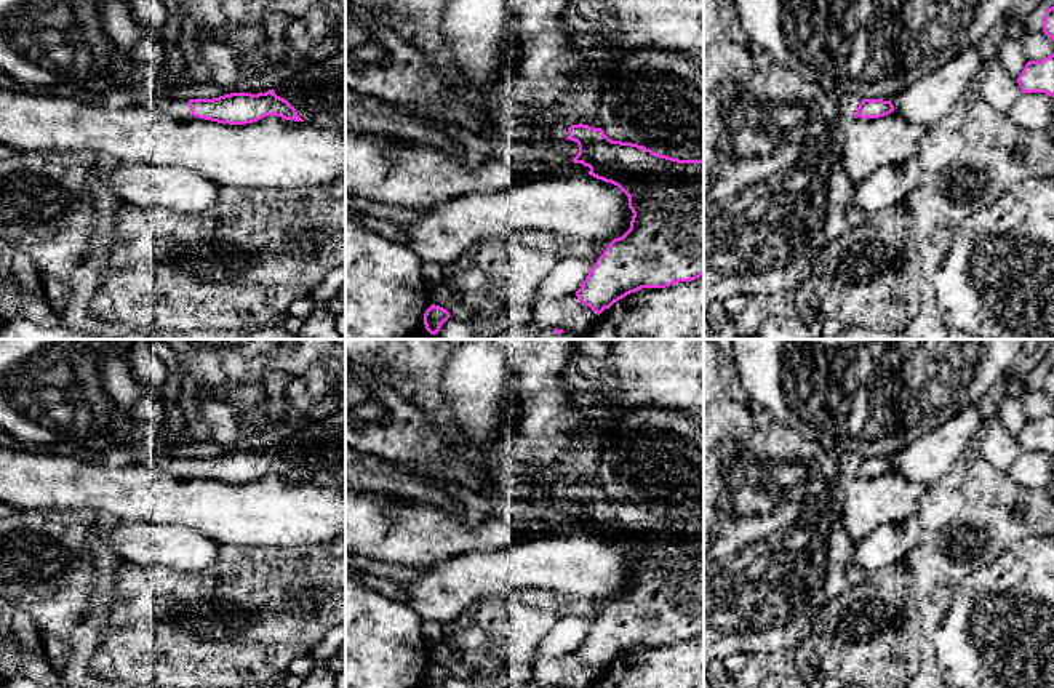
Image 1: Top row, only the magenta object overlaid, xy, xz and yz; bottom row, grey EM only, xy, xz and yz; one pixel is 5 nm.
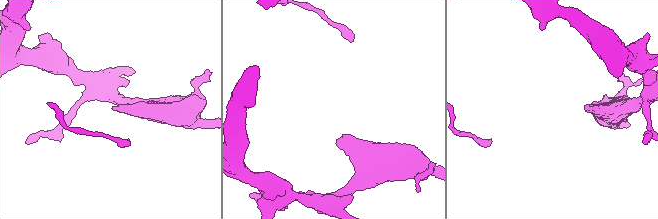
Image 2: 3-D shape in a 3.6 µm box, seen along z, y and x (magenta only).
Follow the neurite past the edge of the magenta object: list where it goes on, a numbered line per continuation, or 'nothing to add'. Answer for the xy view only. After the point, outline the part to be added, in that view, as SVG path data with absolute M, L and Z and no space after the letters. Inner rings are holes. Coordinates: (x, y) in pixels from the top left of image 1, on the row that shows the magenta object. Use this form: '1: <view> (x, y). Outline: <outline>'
1: xy (178, 109). Outline: M138 96L136 104L139 106L155 106L160 112L166 114L173 120L198 120L194 117L189 107L189 99L166 99L163 96Z

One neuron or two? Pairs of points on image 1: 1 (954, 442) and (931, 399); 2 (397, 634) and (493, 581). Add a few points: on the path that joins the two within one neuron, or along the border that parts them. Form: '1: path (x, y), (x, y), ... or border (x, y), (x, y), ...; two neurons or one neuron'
1: border (976, 404), (962, 408), (910, 442); two neurons
2: border (407, 602), (424, 620); two neurons

